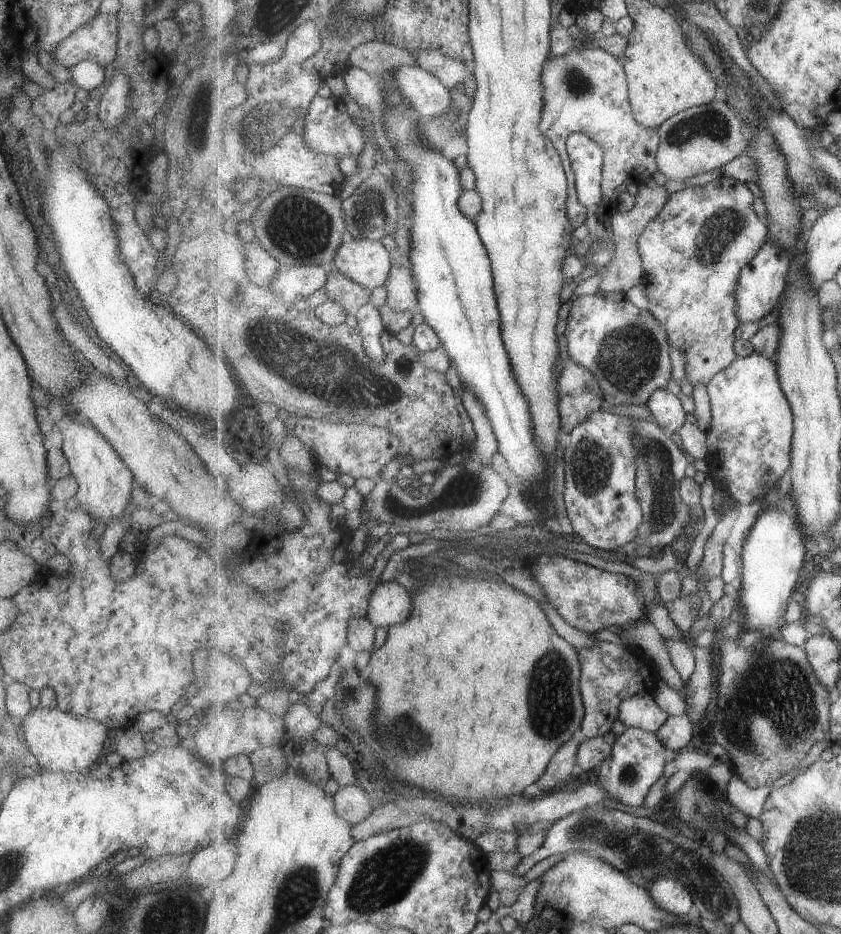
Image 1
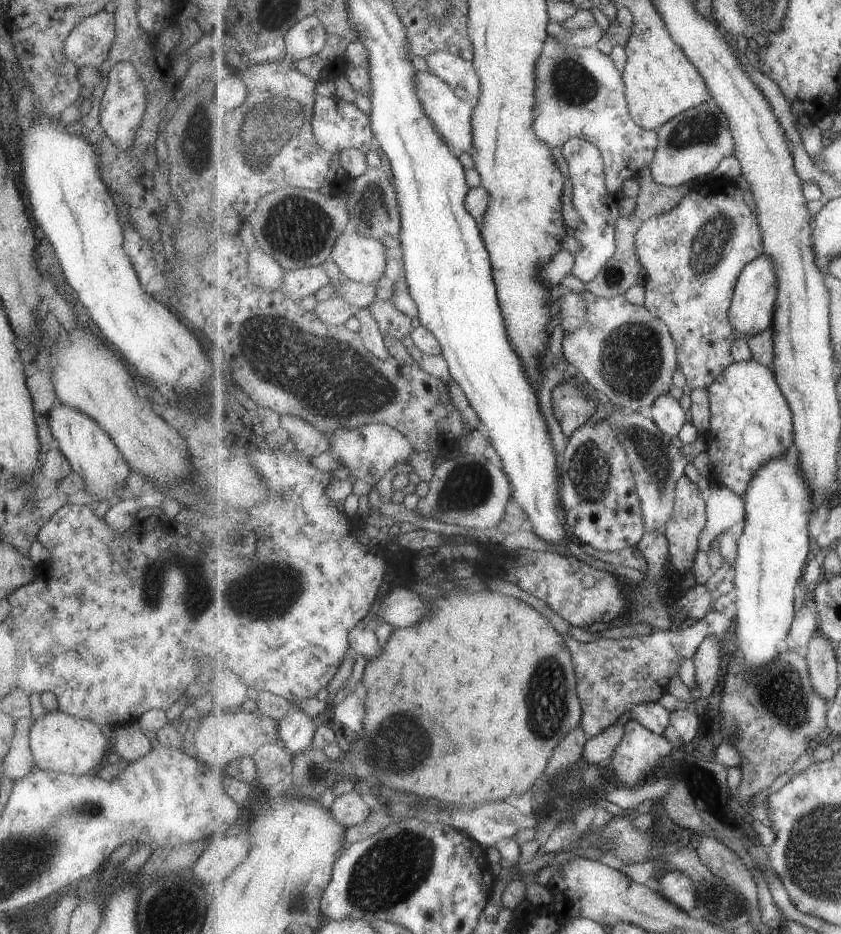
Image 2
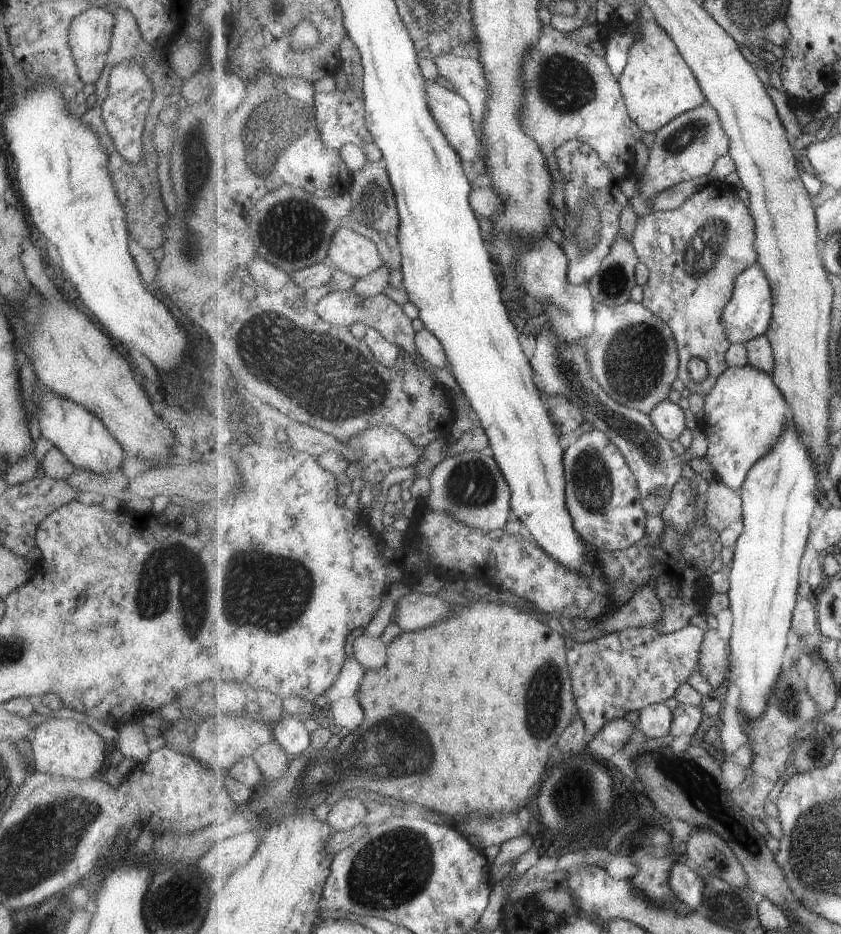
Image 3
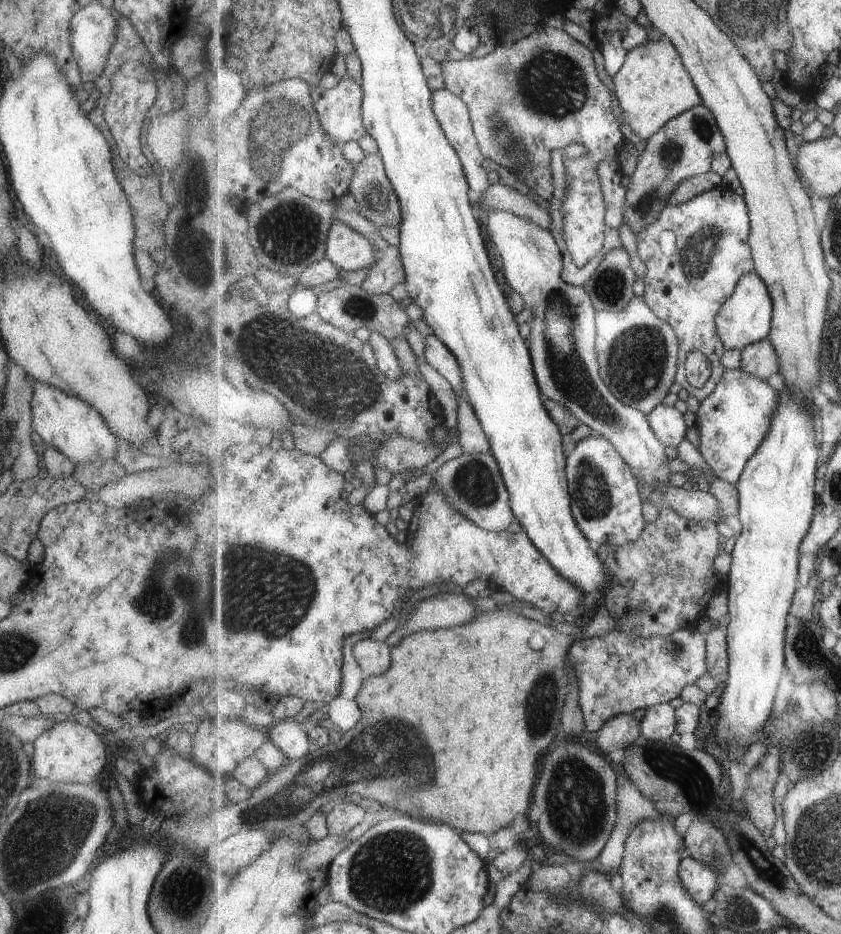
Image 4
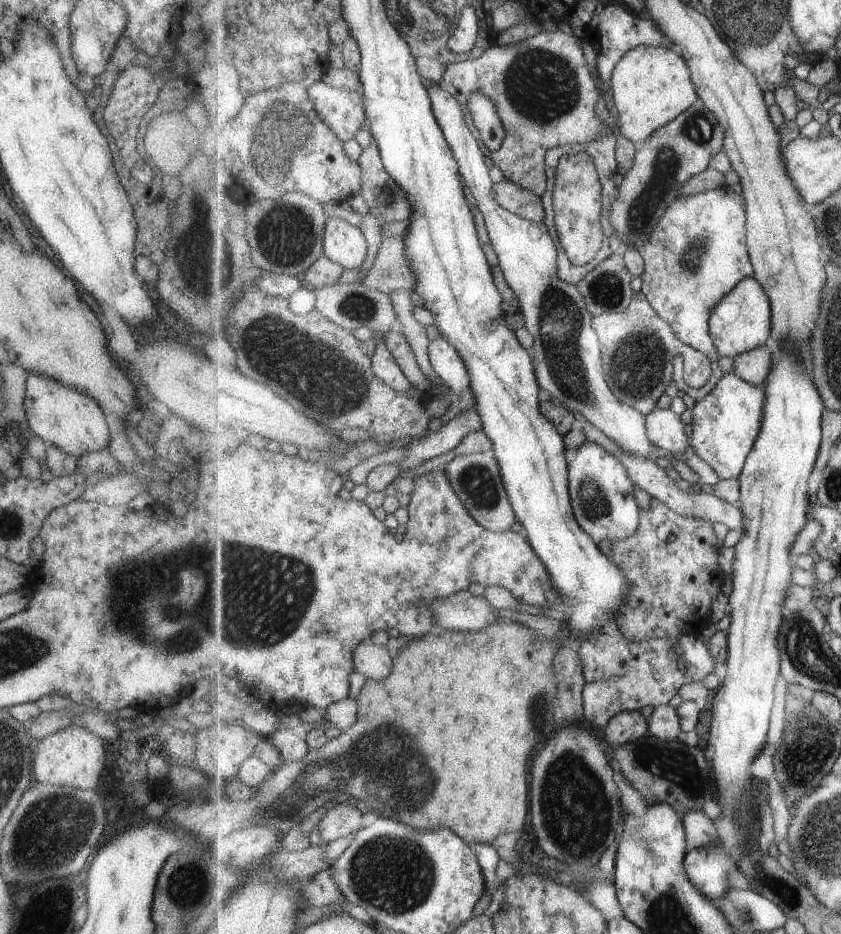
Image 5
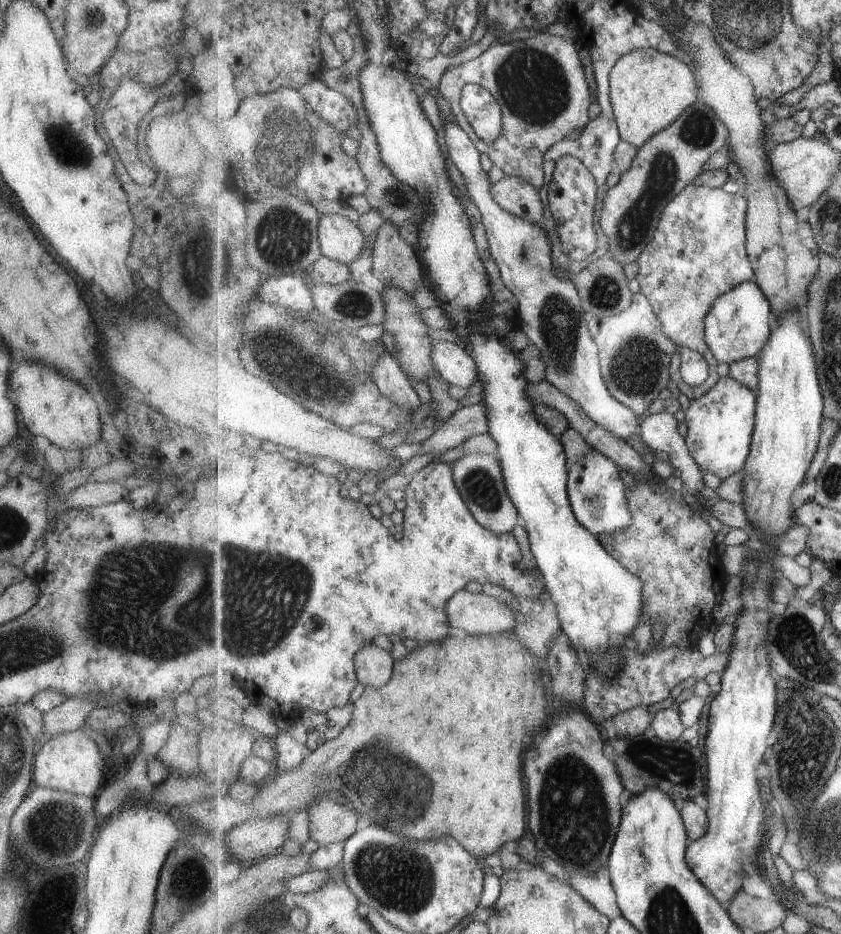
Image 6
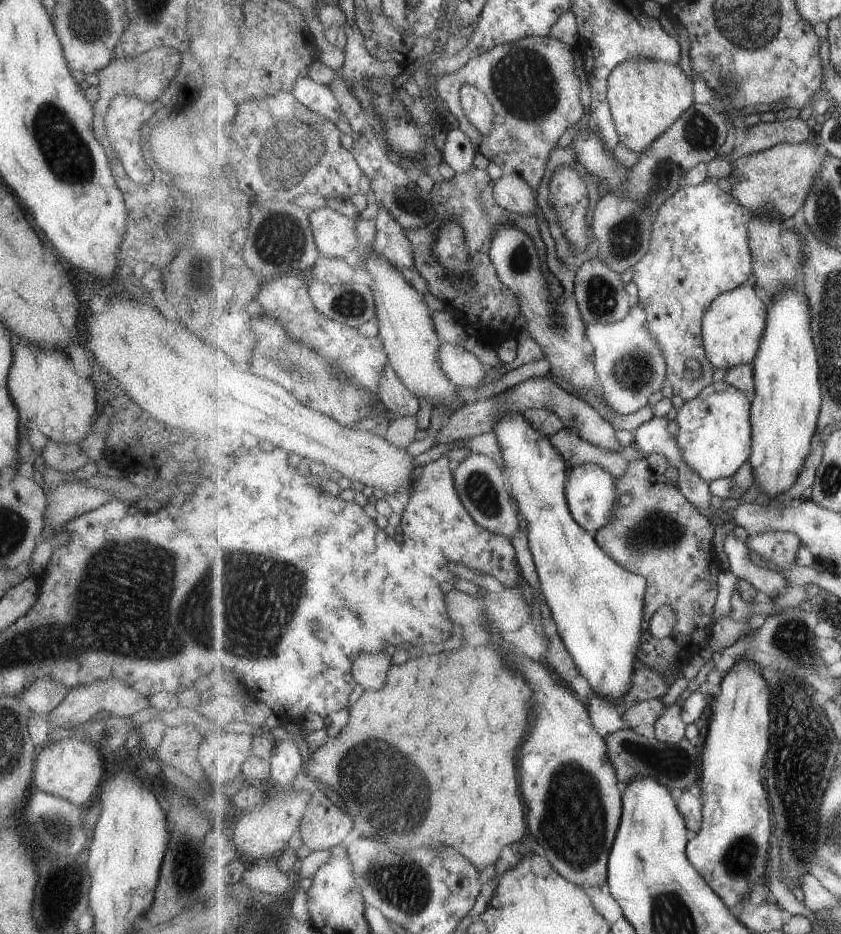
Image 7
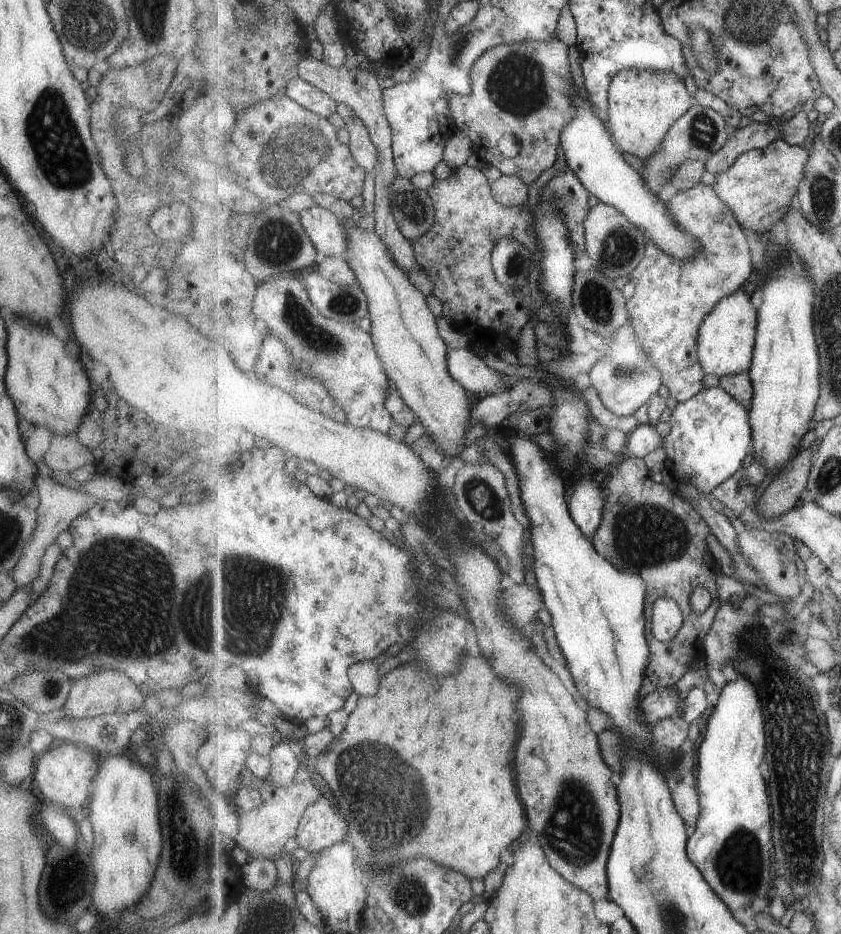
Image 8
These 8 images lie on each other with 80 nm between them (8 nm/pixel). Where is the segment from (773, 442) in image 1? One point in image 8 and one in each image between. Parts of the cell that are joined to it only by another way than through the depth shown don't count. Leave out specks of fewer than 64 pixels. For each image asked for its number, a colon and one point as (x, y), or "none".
2: (752, 423)
3: (746, 412)
4: (735, 418)
5: (727, 422)
6: (721, 423)
7: (715, 428)
8: (711, 435)

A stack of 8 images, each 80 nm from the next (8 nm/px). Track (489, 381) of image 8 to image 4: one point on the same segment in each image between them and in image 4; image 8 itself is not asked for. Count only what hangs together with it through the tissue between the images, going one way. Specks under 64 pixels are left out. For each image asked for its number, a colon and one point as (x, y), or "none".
4: (438, 355)
5: (447, 362)
6: (453, 362)
7: (463, 368)

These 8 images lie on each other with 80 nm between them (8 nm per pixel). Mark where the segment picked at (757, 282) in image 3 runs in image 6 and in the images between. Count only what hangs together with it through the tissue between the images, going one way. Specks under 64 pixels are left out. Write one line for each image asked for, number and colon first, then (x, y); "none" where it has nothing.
4: (746, 317)
5: (743, 320)
6: (739, 325)

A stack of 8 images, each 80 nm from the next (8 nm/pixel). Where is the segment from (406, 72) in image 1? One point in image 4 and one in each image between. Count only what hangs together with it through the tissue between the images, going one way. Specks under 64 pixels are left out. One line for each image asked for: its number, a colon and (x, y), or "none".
2: (452, 114)
3: (453, 113)
4: (454, 115)

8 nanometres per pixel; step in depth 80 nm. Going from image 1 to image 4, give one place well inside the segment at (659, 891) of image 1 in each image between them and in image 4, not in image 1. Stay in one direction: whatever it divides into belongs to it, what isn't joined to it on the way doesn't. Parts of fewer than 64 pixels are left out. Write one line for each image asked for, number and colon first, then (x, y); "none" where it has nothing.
2: (679, 888)
3: (687, 884)
4: (700, 879)

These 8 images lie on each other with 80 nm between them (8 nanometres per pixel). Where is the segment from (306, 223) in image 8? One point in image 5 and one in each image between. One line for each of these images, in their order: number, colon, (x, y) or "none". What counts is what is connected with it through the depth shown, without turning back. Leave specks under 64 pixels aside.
5: (343, 243)
6: (342, 240)
7: (336, 235)

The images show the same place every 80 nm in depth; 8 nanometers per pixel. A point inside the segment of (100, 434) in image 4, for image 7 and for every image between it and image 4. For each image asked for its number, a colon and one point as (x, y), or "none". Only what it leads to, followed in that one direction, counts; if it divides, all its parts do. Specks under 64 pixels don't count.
5: (61, 416)
6: (50, 405)
7: (50, 397)

